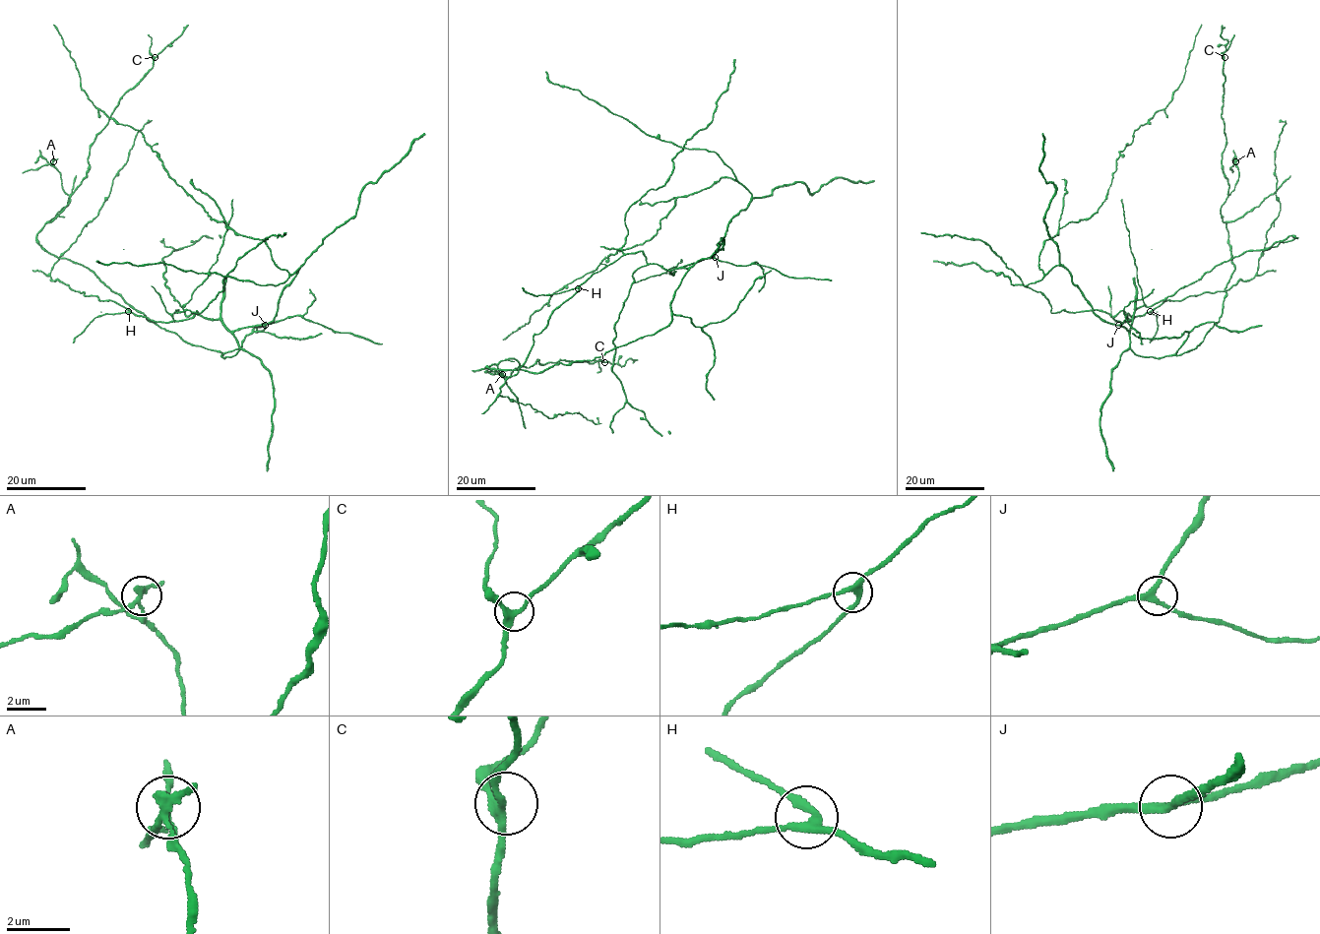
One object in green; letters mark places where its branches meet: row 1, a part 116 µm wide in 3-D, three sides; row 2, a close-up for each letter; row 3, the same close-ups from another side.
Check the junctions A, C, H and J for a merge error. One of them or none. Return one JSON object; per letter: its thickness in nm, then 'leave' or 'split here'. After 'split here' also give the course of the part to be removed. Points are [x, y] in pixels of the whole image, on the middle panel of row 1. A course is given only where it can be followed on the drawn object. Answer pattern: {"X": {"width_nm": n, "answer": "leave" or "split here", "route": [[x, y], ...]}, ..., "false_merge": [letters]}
{"A": {"width_nm": 200, "answer": "split here", "route": [[502, 374], [489, 368], [471, 370]]}, "C": {"width_nm": 220, "answer": "leave"}, "H": {"width_nm": 240, "answer": "leave"}, "J": {"width_nm": 240, "answer": "leave"}, "false_merge": ["A"]}

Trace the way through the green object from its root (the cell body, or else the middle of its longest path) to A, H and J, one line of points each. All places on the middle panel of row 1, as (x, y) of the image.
A: (688, 269), (670, 322), (652, 335), (537, 373), (486, 366), (519, 363), (502, 374)
H: (688, 269), (664, 270), (656, 264), (648, 264), (641, 251), (623, 254), (593, 274), (578, 288)
J: (688, 269), (683, 268), (715, 257)

